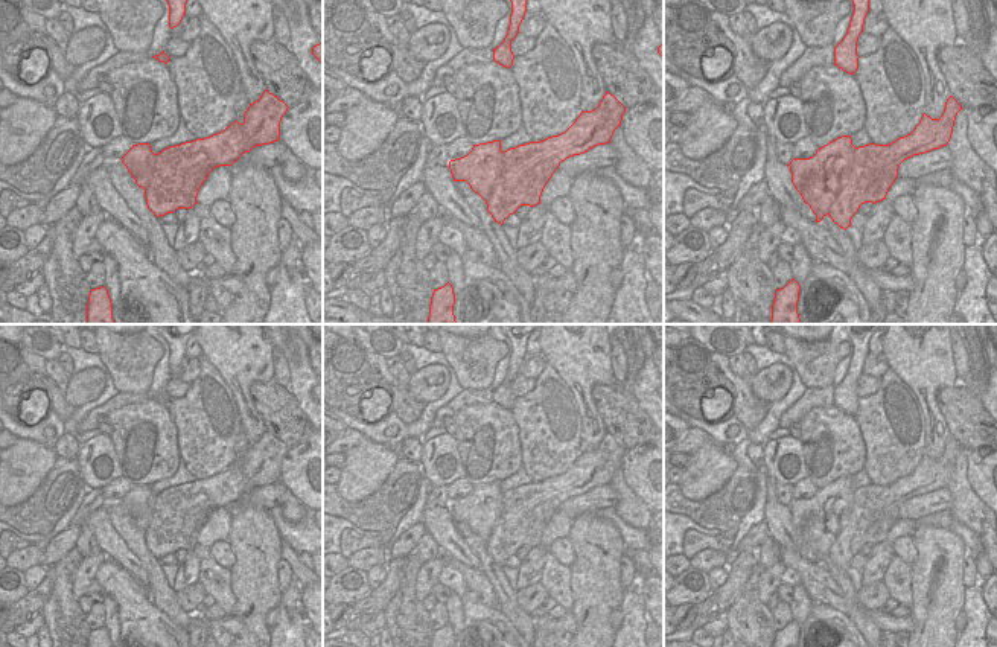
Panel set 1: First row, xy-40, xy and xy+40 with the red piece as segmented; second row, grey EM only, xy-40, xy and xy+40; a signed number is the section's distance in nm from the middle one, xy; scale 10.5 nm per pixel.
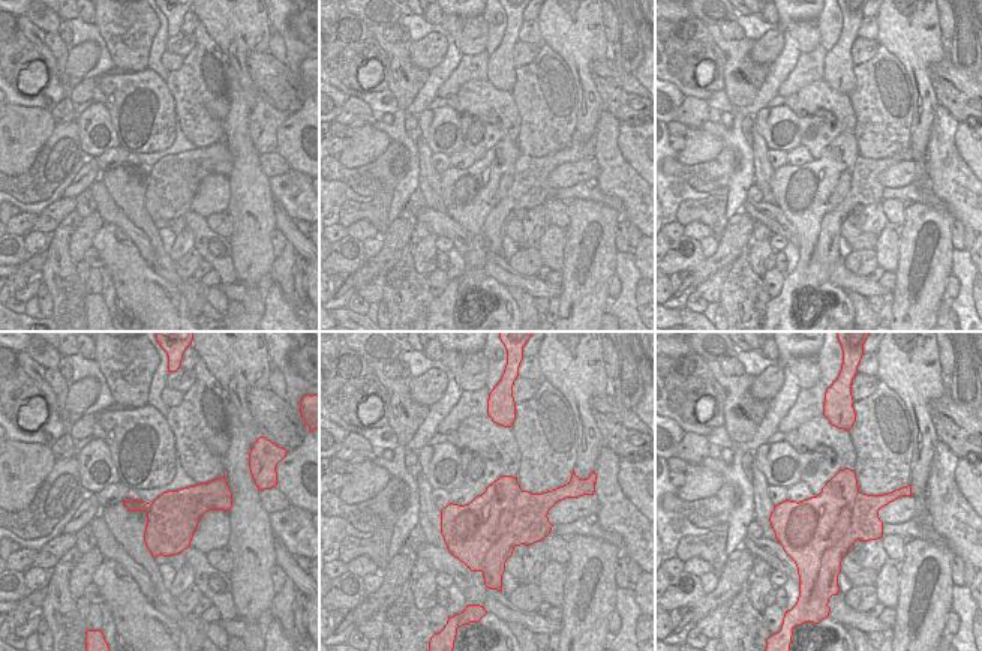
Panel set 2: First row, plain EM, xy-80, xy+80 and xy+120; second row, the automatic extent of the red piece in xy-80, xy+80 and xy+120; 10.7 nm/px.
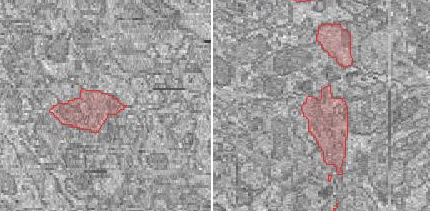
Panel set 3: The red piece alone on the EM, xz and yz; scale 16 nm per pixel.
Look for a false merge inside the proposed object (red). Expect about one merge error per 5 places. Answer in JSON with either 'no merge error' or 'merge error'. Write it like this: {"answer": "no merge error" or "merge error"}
{"answer": "merge error"}

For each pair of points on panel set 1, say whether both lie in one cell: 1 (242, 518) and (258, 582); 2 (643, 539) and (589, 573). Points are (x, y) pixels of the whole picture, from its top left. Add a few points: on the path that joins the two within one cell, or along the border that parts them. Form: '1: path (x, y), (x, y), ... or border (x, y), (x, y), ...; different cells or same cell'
1: path (253, 533), (256, 567); same cell
2: border (605, 518), (617, 529), (626, 547); different cells

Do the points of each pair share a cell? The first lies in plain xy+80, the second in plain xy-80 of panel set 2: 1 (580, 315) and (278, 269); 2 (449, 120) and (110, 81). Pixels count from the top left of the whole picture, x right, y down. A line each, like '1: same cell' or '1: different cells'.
1: different cells
2: different cells

